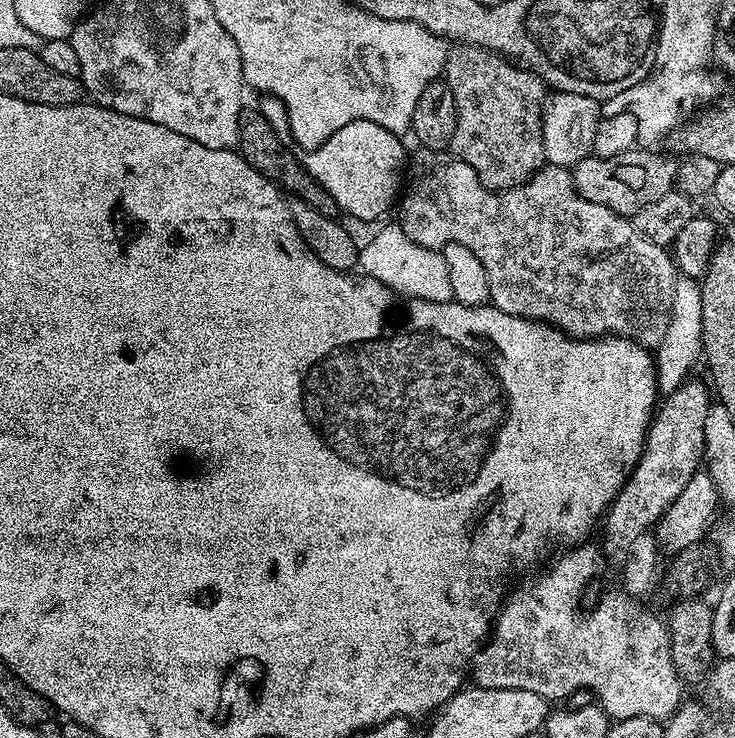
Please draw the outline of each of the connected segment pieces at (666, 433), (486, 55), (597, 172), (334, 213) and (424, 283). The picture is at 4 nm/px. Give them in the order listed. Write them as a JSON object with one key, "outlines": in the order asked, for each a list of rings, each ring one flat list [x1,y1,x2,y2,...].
{"outlines":[[[685,379,684,383,667,393,665,400,668,401,659,405,648,429,644,452,603,517,602,529,604,528,605,536,602,552,607,559,609,556,616,562,623,561,634,542,655,529,656,523,672,505,674,498,682,494,686,482,690,482,690,478,701,471,704,459,704,427,714,400,707,383,704,385,702,381,692,379]],[[456,42,447,49,442,76,450,86,450,94,454,94,456,107,456,125,450,151,476,171,482,186,491,192,503,192,506,188,525,184,539,168,544,167,546,161,540,118,546,100,546,85,535,72,528,71,498,52]],[[636,148,633,152,598,156,589,154,571,169,572,178,576,182,576,193,590,202,605,204,619,216,631,218,642,206,650,206,662,194,673,191,676,182,675,159,656,152,660,150,645,150]],[[245,106,240,109,238,138,240,155,246,162,250,162,250,166,254,166,254,170,258,170,258,174,262,174,264,179,271,180,285,193,293,192,291,195,295,199,306,202,308,206,314,206,314,210,318,210,318,214,326,214,326,218,337,218,341,215,338,202,307,172,301,157,299,155,296,157,297,153,285,141,278,138,270,122,266,122,266,118,260,113,259,107]],[[398,222,382,227,357,253,359,269,374,280,382,282,397,295,407,299,449,302,452,289,443,251,418,246]]]}

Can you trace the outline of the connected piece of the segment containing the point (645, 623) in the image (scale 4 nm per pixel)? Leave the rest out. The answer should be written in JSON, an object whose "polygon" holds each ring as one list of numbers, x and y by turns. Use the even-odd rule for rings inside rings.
{"polygon":[[572,546,545,570,541,576,536,576,533,580,525,582,521,588,516,588,512,592,512,597,504,604,504,609,497,611,494,616,494,623,490,629,490,635,487,637,486,643,472,657,470,665,470,676,474,681,475,687,478,688,517,688,518,690,534,690,534,694,542,694,542,698,546,698,549,702,567,701,571,692,578,691,579,688,585,688,591,692,593,697,598,701,601,708,608,713,613,721,625,720,626,718,638,718,645,716,646,718,654,718,661,722,667,721,668,717,680,707,682,697,680,697,681,677,676,675,676,667,674,666,674,658,670,650,670,634,668,633,667,623,663,619,660,620,656,616,651,616,648,612,643,612,639,608,637,601,629,596,623,590,617,592,608,592,600,601,597,602,596,608,592,608,586,613,580,609,580,595,584,592,584,587,591,582,596,576,596,571,600,568,600,560,602,561,602,552,599,547,586,548,587,546]]}

